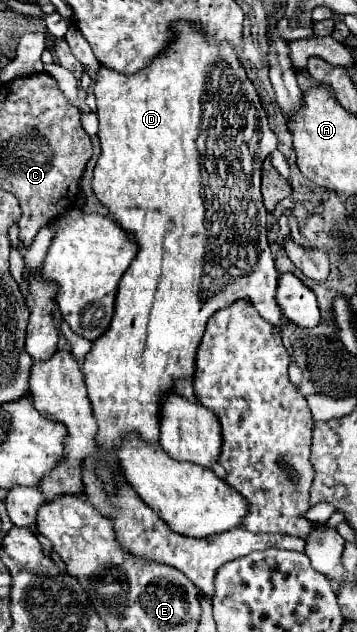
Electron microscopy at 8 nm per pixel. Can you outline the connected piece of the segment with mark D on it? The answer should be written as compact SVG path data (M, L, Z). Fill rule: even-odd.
M177 20L171 26L171 40L161 56L155 56L147 68L133 76L101 66L95 74L95 98L99 118L101 156L93 172L93 194L111 212L117 224L131 232L139 242L139 252L121 278L115 316L109 330L93 342L83 362L85 384L93 404L93 416L99 424L101 458L115 468L119 494L107 496L93 468L95 458L85 460L85 500L103 516L113 520L117 540L127 552L161 560L181 570L199 590L213 596L213 576L217 568L253 550L267 550L269 536L251 534L235 528L209 538L187 538L173 532L161 518L131 490L119 472L115 448L123 432L137 430L145 440L159 438L159 402L173 388L173 382L195 372L195 352L203 336L205 324L219 308L235 300L247 300L261 312L281 336L281 310L275 302L279 272L275 268L267 242L267 210L261 198L261 164L277 148L277 136L267 124L267 114L259 102L253 82L247 78L237 52L227 42L215 42L203 36L199 22Z

